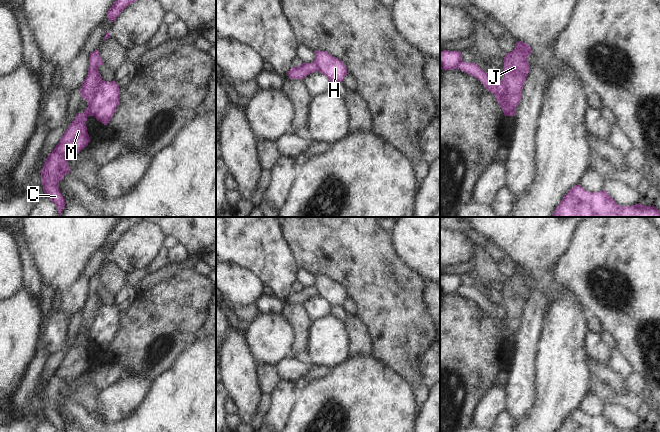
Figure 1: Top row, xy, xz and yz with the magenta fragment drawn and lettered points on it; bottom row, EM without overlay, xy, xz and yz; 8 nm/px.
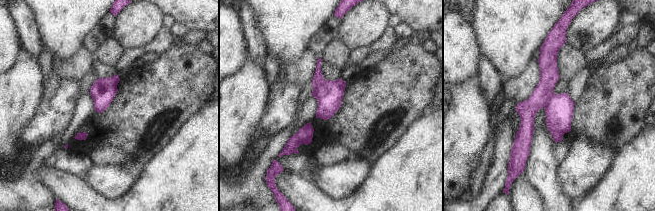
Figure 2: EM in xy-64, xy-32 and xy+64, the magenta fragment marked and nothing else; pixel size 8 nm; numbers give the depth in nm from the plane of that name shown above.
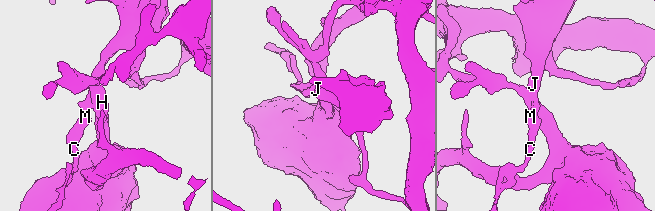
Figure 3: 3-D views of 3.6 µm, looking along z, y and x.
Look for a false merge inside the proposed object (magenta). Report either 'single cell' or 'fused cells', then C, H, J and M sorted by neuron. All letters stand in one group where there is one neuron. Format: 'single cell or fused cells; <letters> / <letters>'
fused cells; C J M / H

